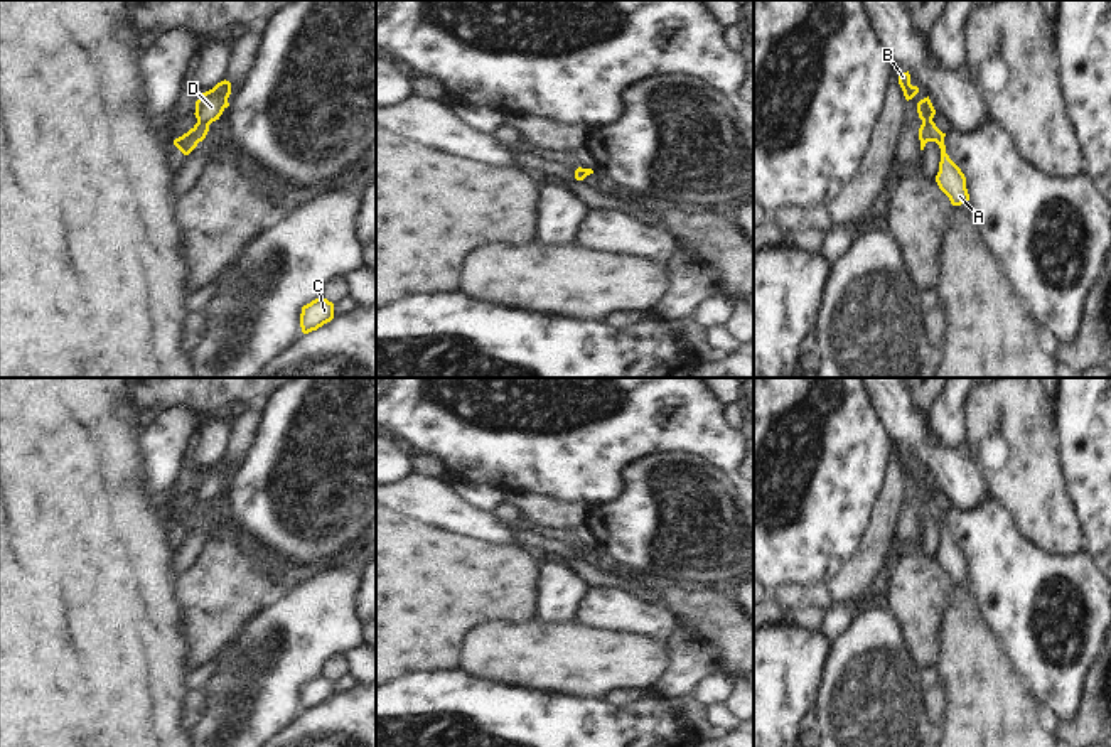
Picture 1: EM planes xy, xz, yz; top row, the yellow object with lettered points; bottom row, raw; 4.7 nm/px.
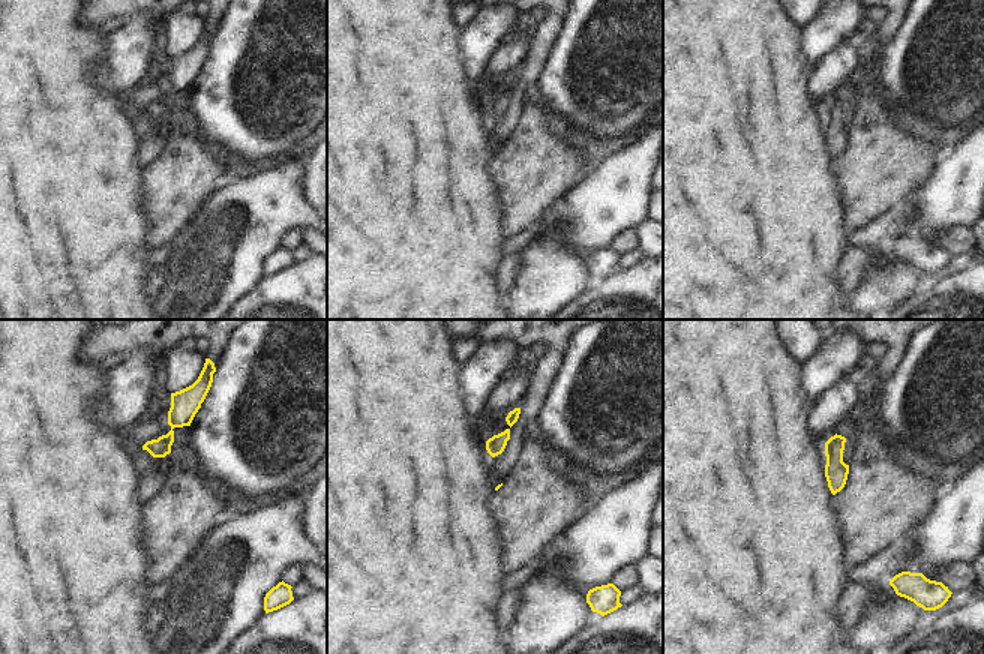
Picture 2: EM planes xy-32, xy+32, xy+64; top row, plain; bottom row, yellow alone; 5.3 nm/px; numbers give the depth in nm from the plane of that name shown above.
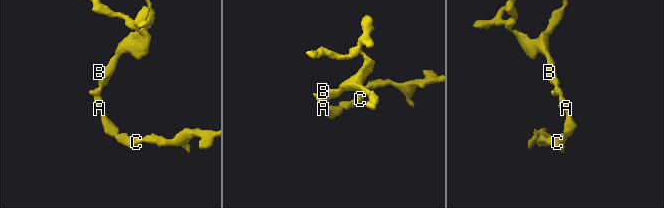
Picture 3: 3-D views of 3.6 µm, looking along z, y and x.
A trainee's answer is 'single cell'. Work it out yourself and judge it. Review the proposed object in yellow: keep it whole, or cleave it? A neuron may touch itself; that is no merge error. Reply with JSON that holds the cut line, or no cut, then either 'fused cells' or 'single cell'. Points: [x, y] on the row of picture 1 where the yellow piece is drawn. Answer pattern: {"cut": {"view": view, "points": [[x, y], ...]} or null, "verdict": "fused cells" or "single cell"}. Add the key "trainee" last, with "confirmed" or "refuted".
{"cut": null, "verdict": "single cell", "trainee": "confirmed"}

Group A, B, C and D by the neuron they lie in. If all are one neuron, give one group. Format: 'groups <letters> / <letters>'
groups A B C D

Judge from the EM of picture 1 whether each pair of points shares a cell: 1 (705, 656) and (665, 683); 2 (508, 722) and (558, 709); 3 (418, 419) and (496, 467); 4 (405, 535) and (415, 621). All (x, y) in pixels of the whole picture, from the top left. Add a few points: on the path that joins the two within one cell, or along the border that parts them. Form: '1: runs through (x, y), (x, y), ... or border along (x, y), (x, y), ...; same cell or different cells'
1: runs through (695, 661), (675, 682); same cell
2: runs through (520, 722), (547, 720); same cell
3: runs through (437, 419), (447, 419), (477, 449); same cell
4: runs through (405, 557), (407, 599); same cell

